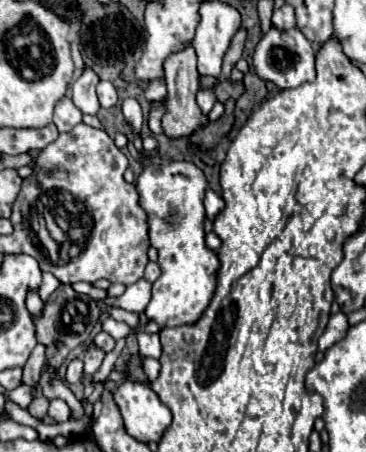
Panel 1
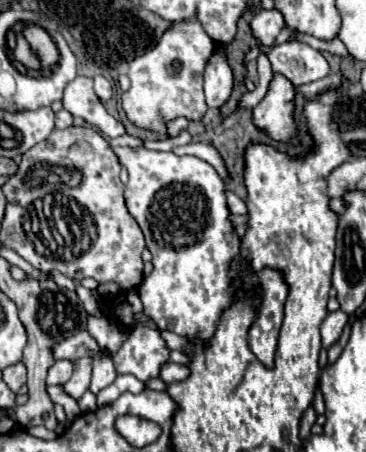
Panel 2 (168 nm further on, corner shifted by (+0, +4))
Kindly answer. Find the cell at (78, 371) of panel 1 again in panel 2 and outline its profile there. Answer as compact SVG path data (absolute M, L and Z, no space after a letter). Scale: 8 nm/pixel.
M56 361L46 377L48 385L64 385L72 375L72 361Z

